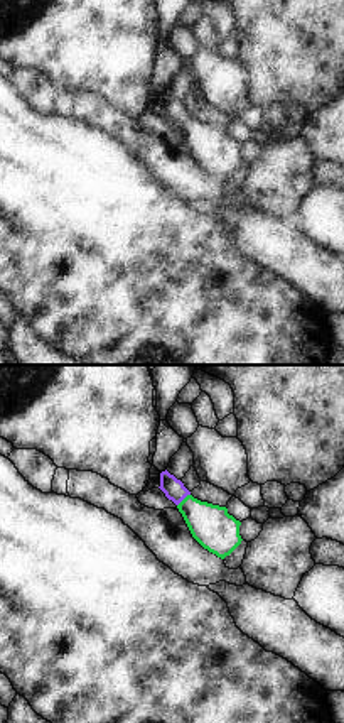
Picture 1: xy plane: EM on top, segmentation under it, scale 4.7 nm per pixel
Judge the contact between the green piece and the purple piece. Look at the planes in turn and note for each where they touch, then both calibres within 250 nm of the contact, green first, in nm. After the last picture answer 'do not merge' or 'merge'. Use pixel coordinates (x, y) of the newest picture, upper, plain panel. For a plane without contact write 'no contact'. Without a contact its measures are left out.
contact (182, 122); calibres 200 and 100 nm

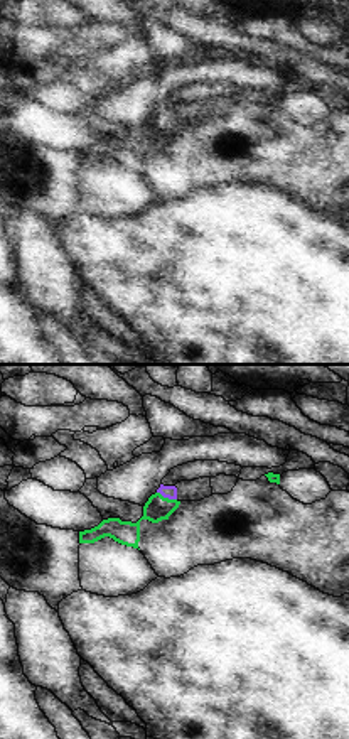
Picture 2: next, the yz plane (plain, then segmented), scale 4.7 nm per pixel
contact (167, 120); calibres 120 and 60 nm

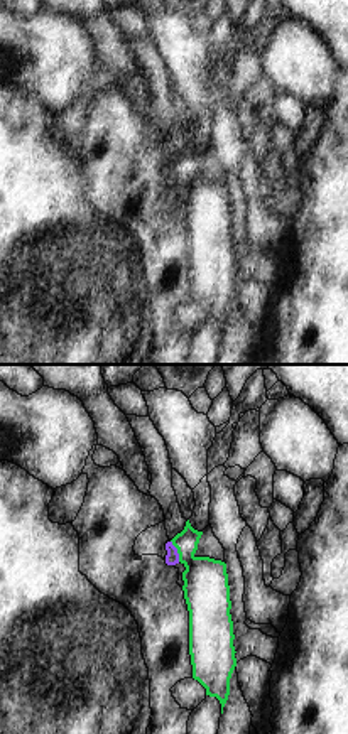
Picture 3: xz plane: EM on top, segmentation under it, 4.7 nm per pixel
contact (178, 172); calibres 220 and 60 nm

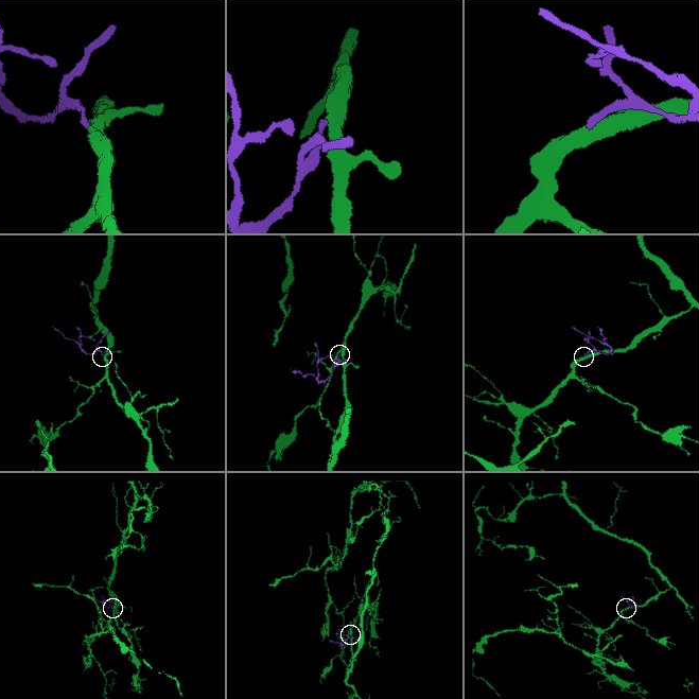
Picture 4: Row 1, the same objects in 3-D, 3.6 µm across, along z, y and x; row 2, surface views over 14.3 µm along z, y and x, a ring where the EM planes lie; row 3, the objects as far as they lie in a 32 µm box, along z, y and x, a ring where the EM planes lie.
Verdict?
merge

